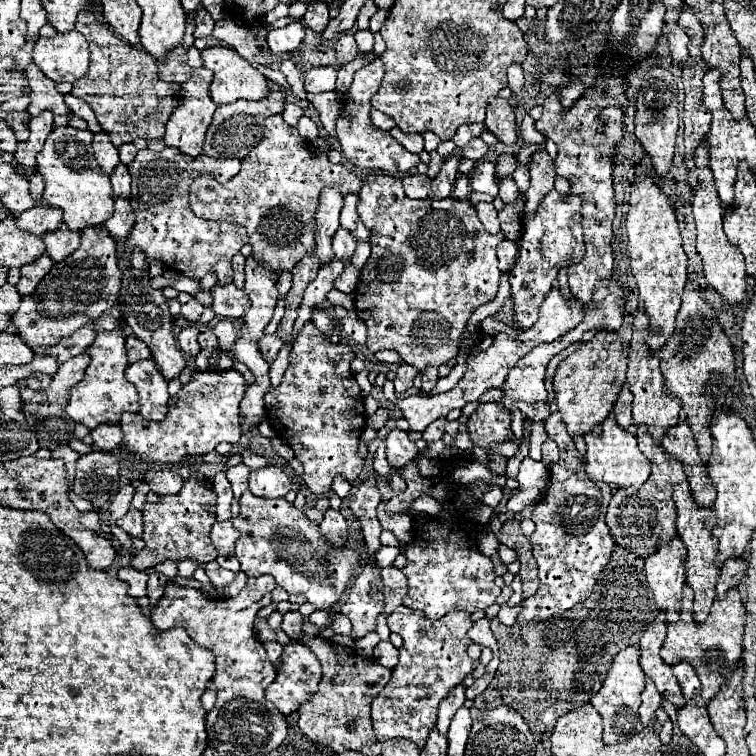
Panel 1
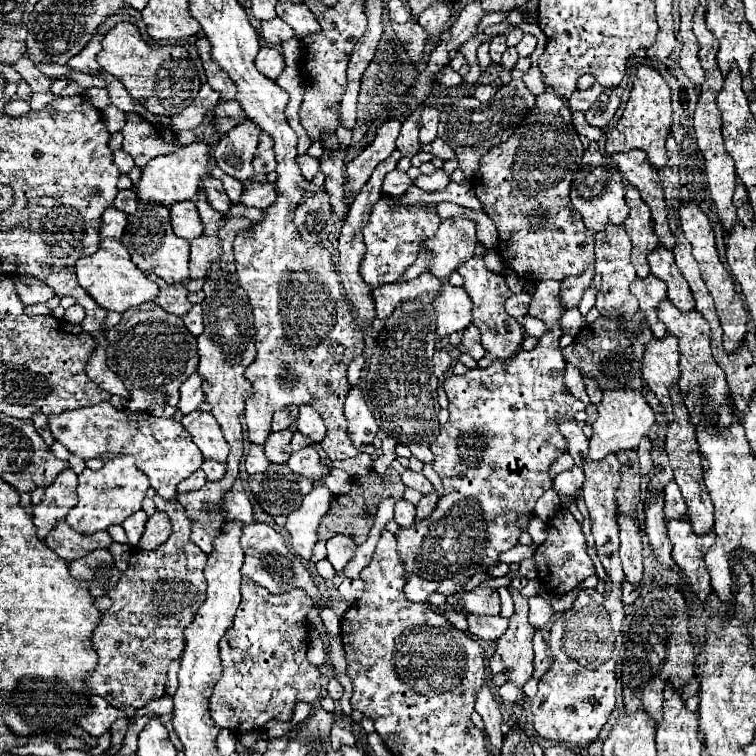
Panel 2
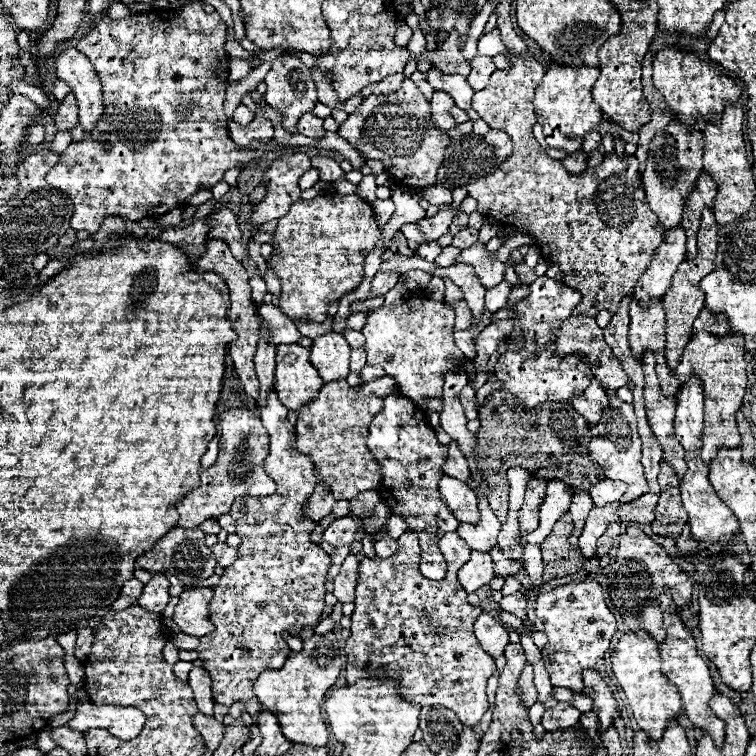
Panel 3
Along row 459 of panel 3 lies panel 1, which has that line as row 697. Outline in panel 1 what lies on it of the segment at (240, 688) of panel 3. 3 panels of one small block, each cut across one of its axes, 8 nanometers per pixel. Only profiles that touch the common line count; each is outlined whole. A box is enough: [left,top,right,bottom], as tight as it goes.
[266,642,322,714]

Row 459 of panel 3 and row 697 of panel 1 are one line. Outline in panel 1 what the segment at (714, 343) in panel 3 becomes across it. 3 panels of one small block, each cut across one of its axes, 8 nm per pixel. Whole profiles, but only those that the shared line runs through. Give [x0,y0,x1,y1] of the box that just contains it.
[660,584,746,702]

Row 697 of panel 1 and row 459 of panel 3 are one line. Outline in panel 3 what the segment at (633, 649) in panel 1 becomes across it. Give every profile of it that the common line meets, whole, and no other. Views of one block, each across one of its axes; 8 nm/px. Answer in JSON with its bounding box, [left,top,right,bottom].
[590,392,648,504]

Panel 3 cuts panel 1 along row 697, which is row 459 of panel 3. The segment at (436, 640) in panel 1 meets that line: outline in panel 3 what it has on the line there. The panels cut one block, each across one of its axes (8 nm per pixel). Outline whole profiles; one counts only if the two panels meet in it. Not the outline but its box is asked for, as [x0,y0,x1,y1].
[368,394,460,580]

